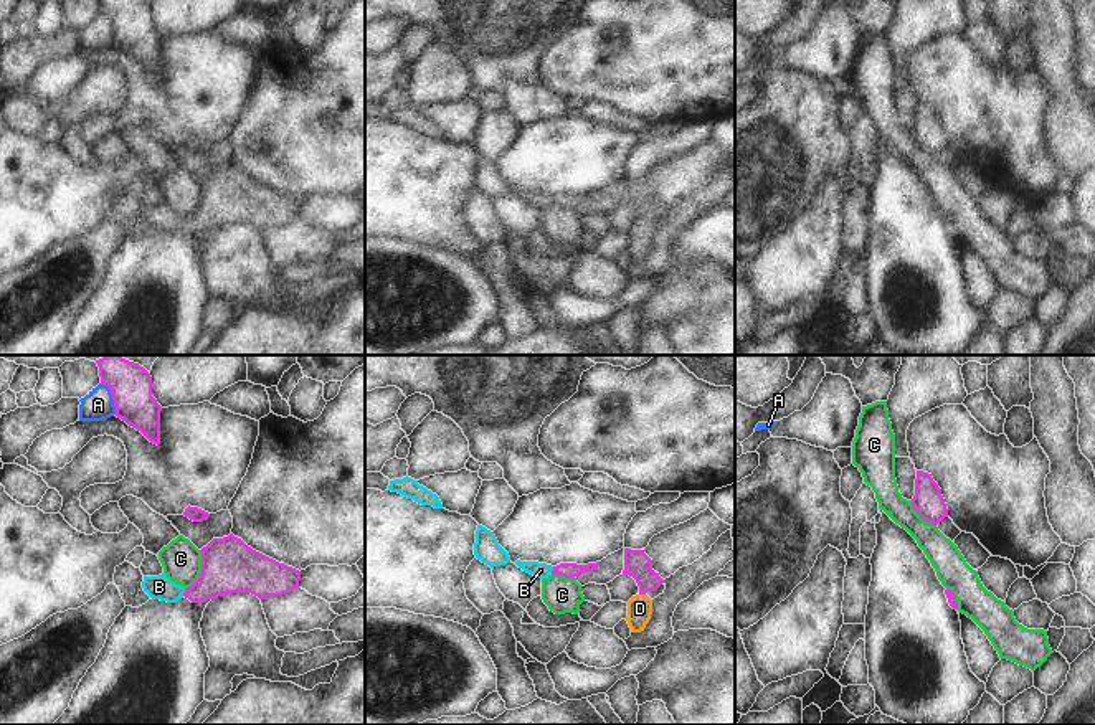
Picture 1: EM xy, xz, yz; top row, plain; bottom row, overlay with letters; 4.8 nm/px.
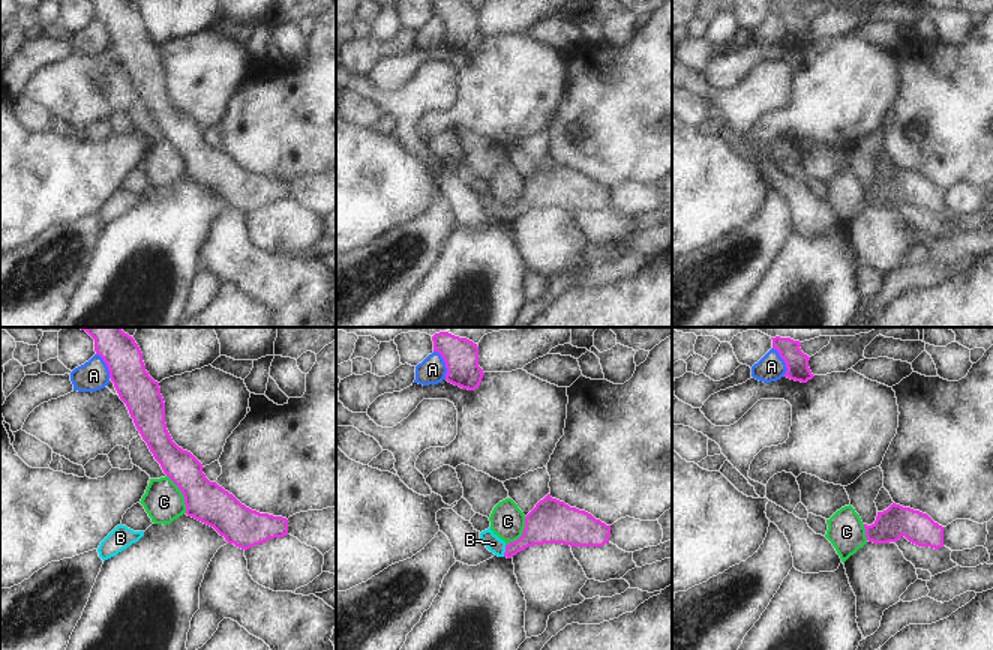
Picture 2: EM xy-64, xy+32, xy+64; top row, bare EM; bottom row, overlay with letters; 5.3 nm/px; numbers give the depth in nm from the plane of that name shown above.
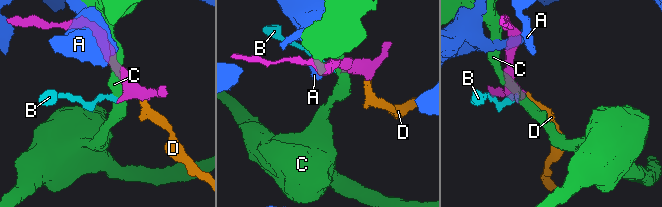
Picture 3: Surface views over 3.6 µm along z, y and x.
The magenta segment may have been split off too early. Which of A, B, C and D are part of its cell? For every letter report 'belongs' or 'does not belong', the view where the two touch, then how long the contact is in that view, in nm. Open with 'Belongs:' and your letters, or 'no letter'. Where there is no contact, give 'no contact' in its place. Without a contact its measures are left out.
Belongs: B, D
A: does not belong; meets magenta in xy; contact 180 nm long
B: belongs; meets magenta in xz; contact 40 nm long
C: does not belong; meets magenta in xy; contact 220 nm long
D: belongs; meets magenta in xz; contact 30 nm long

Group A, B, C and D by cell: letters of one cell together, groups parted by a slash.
A / B D / C

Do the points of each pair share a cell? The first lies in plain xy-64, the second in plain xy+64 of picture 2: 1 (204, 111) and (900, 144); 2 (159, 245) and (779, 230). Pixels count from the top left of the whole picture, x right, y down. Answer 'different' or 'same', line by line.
1: different
2: different

